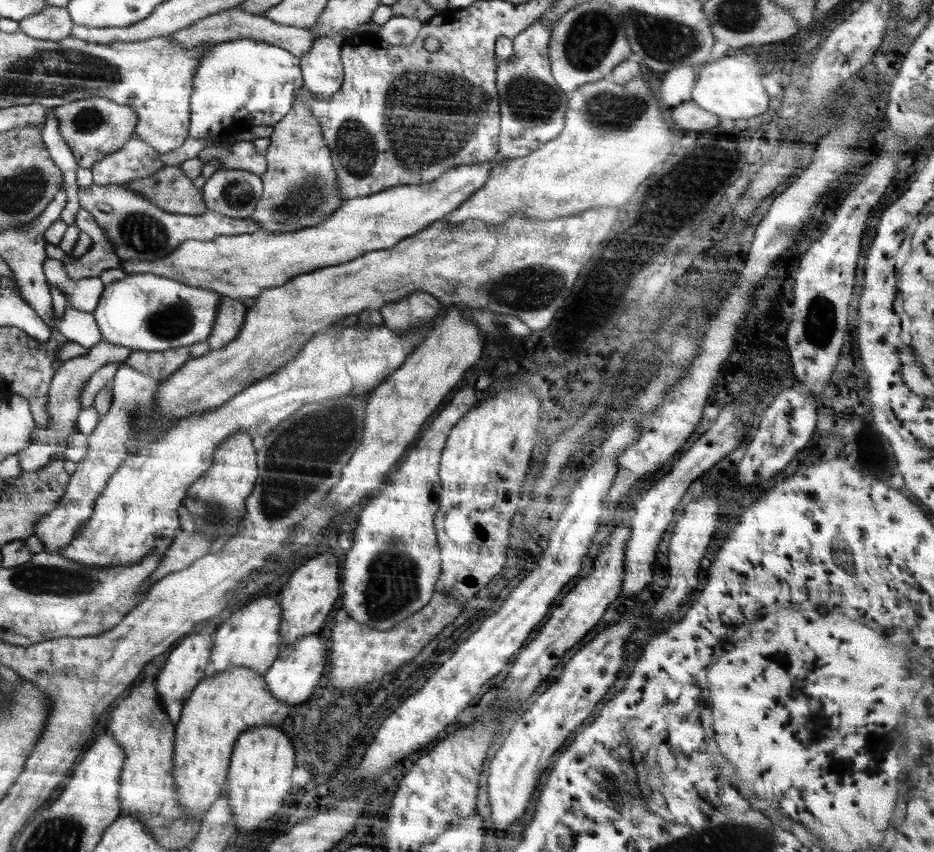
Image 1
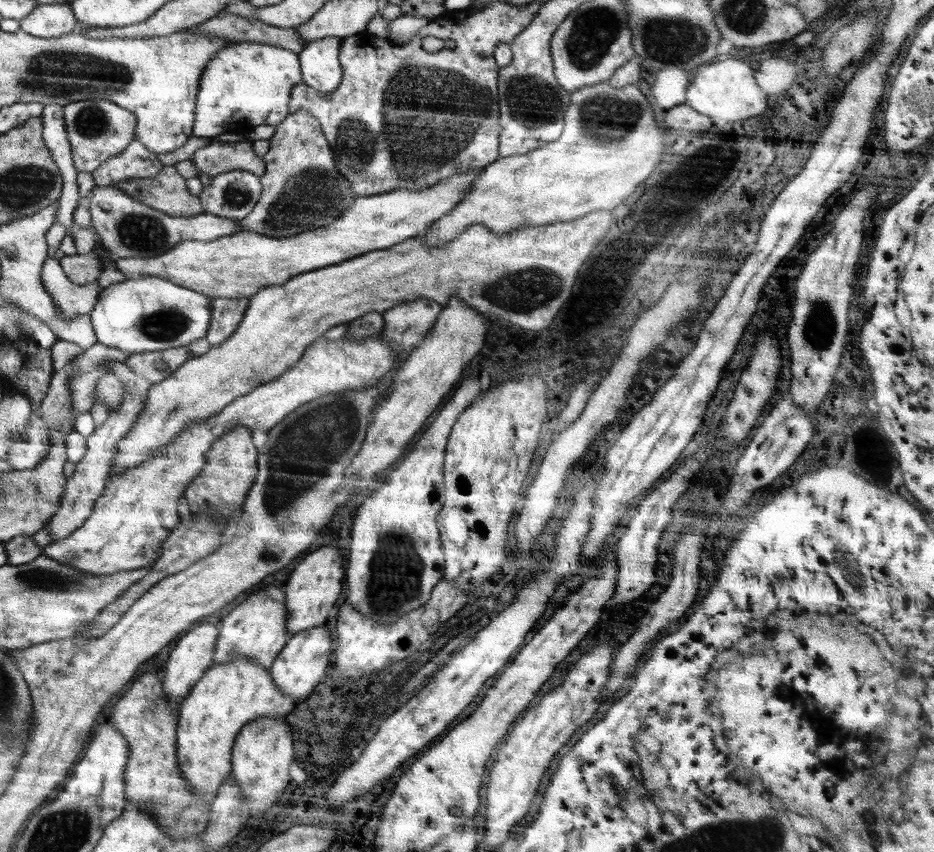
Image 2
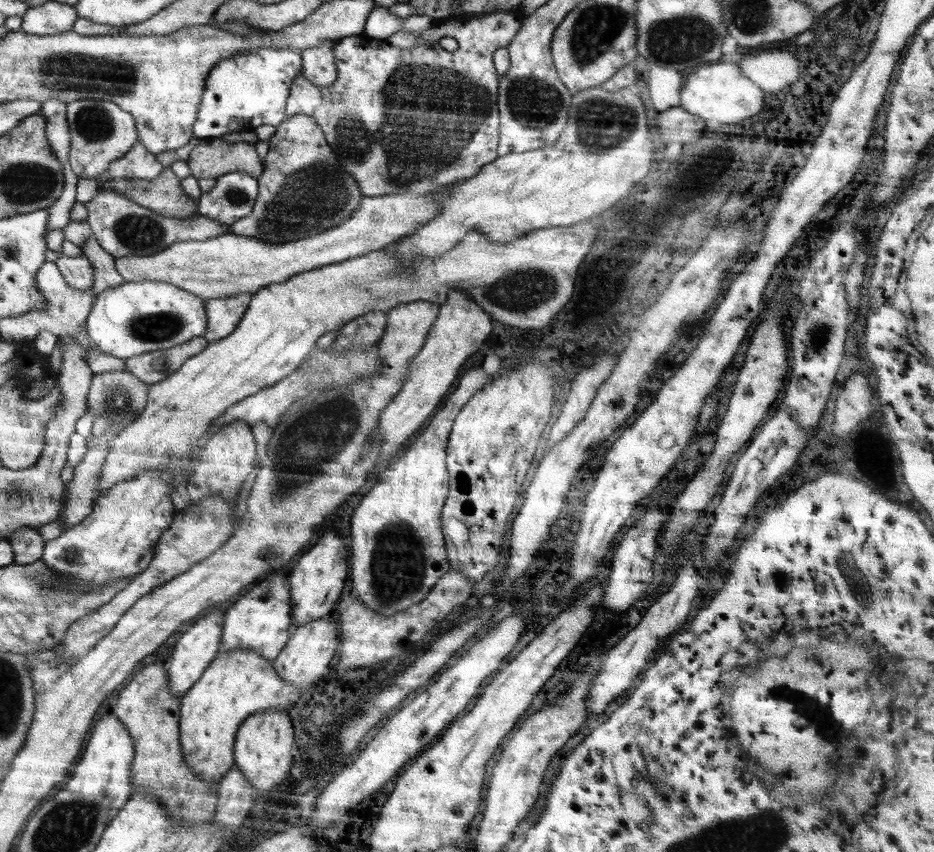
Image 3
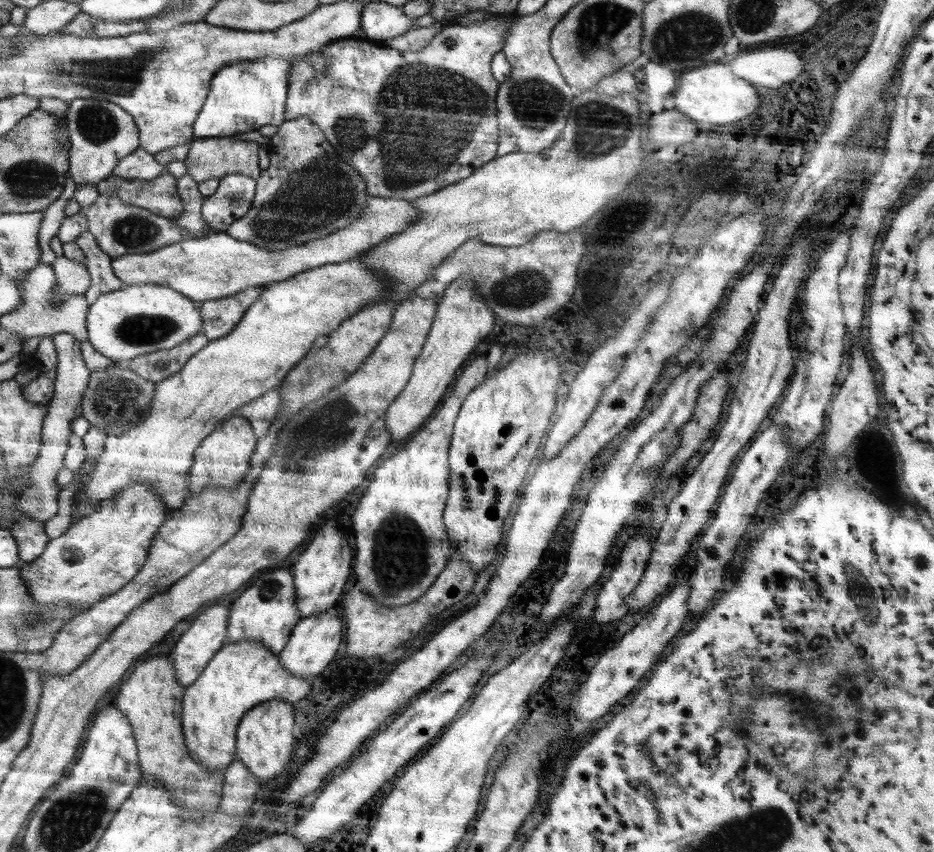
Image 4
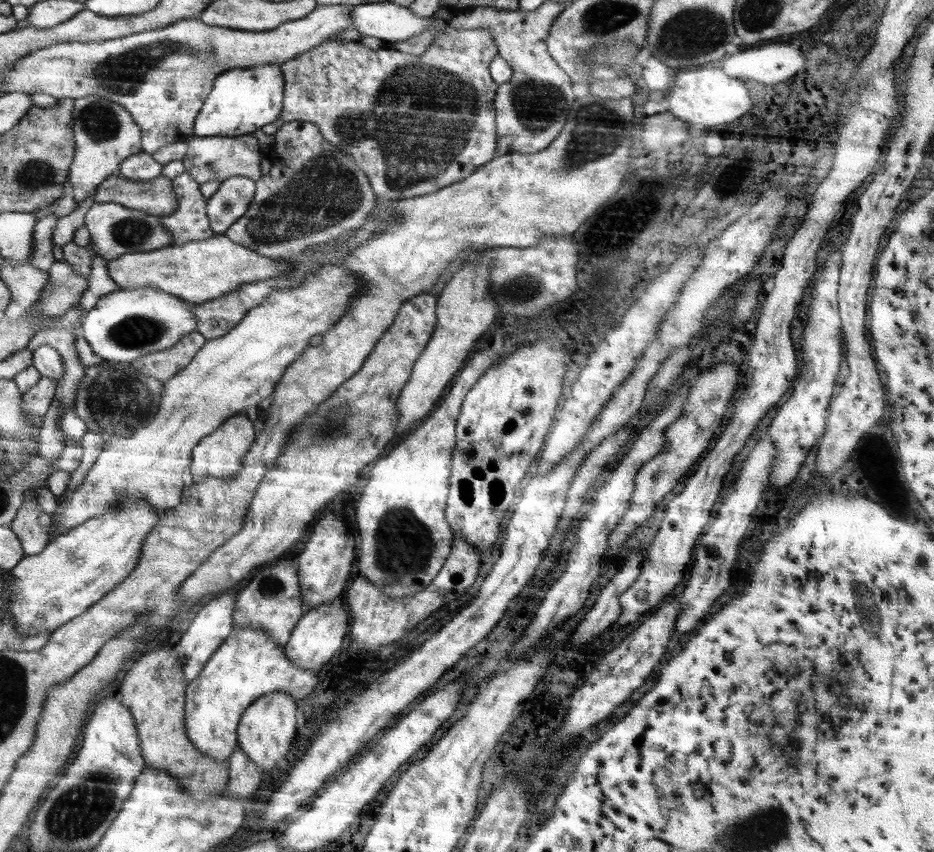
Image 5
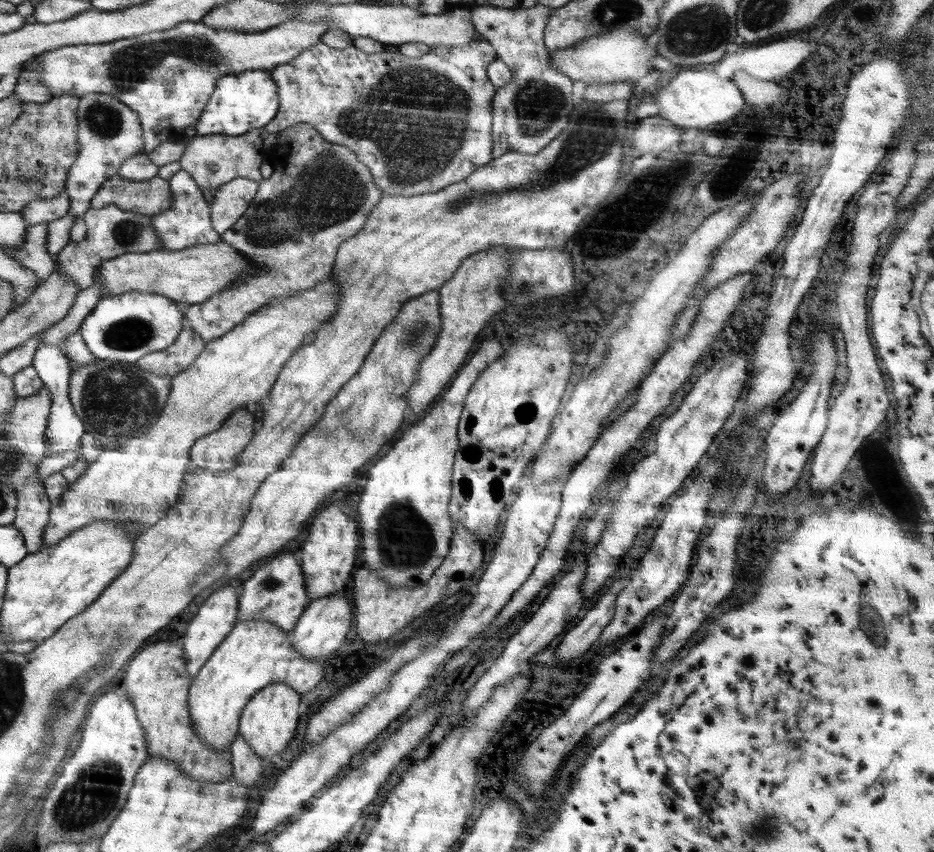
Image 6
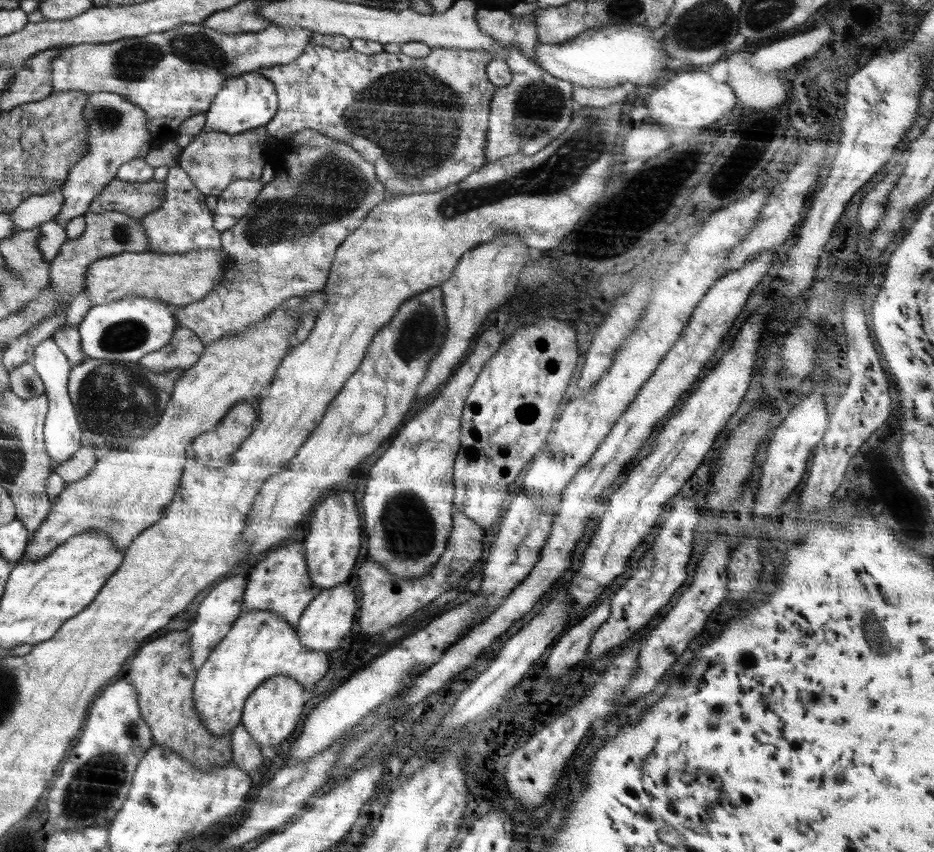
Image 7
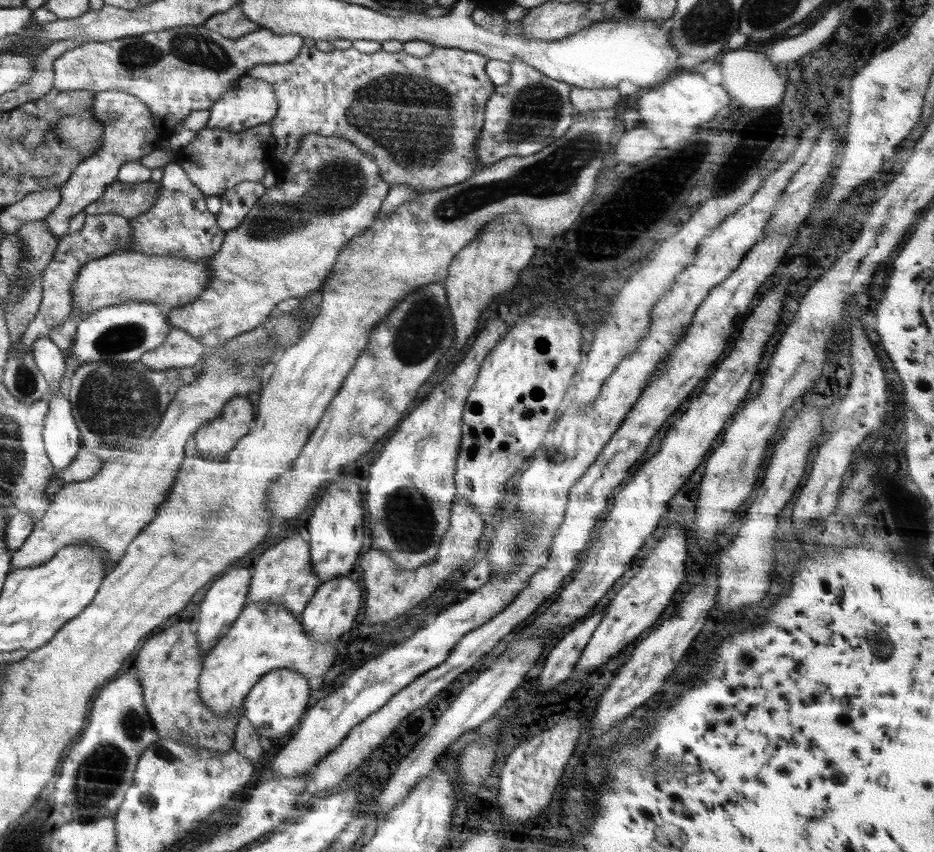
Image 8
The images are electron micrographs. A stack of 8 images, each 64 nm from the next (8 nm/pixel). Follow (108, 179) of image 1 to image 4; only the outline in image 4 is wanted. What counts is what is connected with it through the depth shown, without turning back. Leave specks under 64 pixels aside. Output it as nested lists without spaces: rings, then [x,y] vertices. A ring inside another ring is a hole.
[[[141,147],[138,151],[118,161],[112,175],[122,179],[154,180],[165,173],[165,166],[154,159],[154,155],[144,151]]]

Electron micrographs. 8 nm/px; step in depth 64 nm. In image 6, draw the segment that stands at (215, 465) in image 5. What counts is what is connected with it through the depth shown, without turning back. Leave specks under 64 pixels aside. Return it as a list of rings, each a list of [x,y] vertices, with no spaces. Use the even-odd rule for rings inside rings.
[[[238,408],[219,429],[199,438],[190,449],[194,469],[214,474],[237,465],[237,456],[244,451],[257,429],[253,412]]]

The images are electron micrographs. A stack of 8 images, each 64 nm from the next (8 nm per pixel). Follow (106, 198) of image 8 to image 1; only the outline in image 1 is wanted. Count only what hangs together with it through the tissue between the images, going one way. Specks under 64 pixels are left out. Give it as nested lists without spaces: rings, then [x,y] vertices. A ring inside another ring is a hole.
[[[166,166],[148,178],[130,180],[122,185],[138,192],[144,199],[152,202],[152,205],[171,214],[200,215],[207,212],[202,191],[193,185],[193,180],[184,175],[179,166]]]

